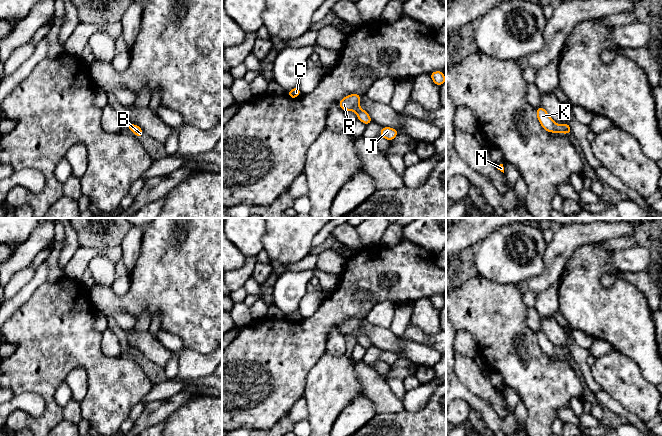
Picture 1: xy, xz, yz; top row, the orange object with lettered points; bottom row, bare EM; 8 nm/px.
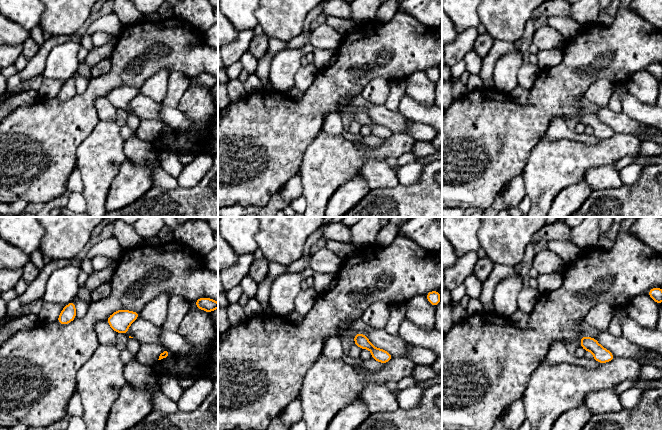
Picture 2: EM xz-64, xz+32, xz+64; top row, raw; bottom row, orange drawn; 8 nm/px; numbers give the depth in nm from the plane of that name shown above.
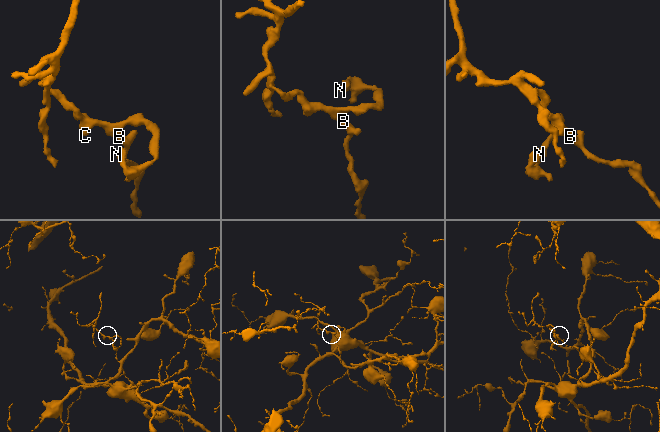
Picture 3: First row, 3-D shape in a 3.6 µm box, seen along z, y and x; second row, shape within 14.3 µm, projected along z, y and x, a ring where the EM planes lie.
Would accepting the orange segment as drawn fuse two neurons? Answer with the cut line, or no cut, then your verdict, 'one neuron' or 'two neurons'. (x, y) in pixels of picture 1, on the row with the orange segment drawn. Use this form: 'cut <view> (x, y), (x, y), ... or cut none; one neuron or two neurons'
cut none; one neuron

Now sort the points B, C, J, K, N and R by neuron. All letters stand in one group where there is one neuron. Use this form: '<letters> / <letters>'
B C J K N R

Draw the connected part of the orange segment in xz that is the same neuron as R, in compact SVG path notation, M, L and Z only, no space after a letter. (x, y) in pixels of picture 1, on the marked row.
M350 94L339 101L339 107L346 111L354 111L357 113L357 119L363 122L366 126L372 121L370 115L363 109L359 107L359 101L362 95L359 94Z

